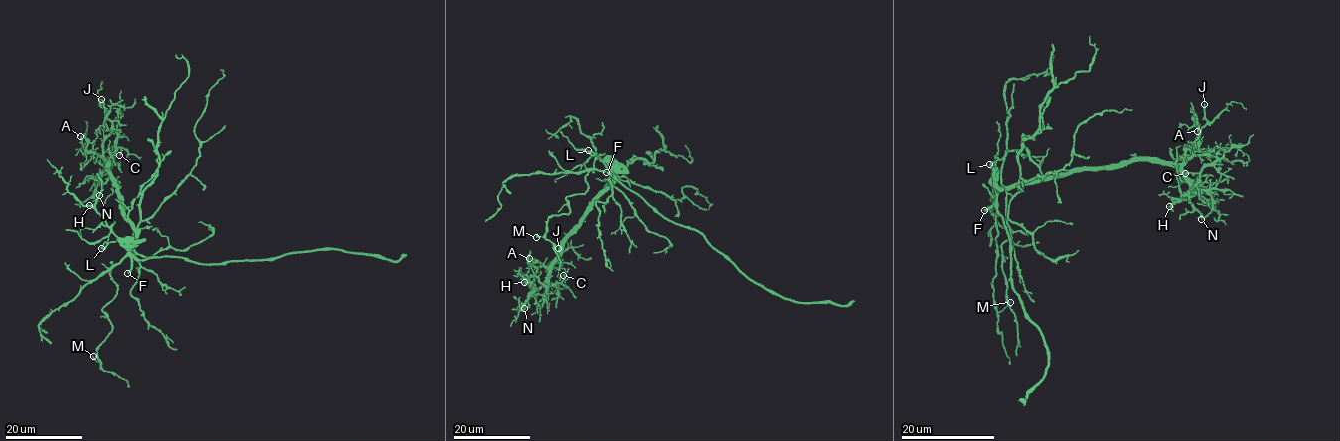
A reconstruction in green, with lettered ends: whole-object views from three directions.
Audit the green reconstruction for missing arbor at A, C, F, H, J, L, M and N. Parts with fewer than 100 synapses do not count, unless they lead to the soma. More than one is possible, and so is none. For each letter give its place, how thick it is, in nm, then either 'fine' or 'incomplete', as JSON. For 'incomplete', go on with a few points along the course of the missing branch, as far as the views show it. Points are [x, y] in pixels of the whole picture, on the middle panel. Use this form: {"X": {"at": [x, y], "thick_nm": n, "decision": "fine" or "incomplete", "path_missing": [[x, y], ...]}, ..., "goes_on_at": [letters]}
{"A": {"at": [529, 258], "thick_nm": 170, "decision": "fine"}, "C": {"at": [563, 275], "thick_nm": 220, "decision": "fine"}, "F": {"at": [606, 172], "thick_nm": 280, "decision": "incomplete", "path_missing": [[606, 172], [587, 177], [585, 190], [556, 156], [531, 145], [506, 112], [487, 98]]}, "H": {"at": [524, 282], "thick_nm": 150, "decision": "fine"}, "J": {"at": [558, 248], "thick_nm": 180, "decision": "fine"}, "L": {"at": [588, 150], "thick_nm": 180, "decision": "fine"}, "M": {"at": [536, 237], "thick_nm": 190, "decision": "fine"}, "N": {"at": [524, 308], "thick_nm": 180, "decision": "fine"}, "goes_on_at": ["F"]}

